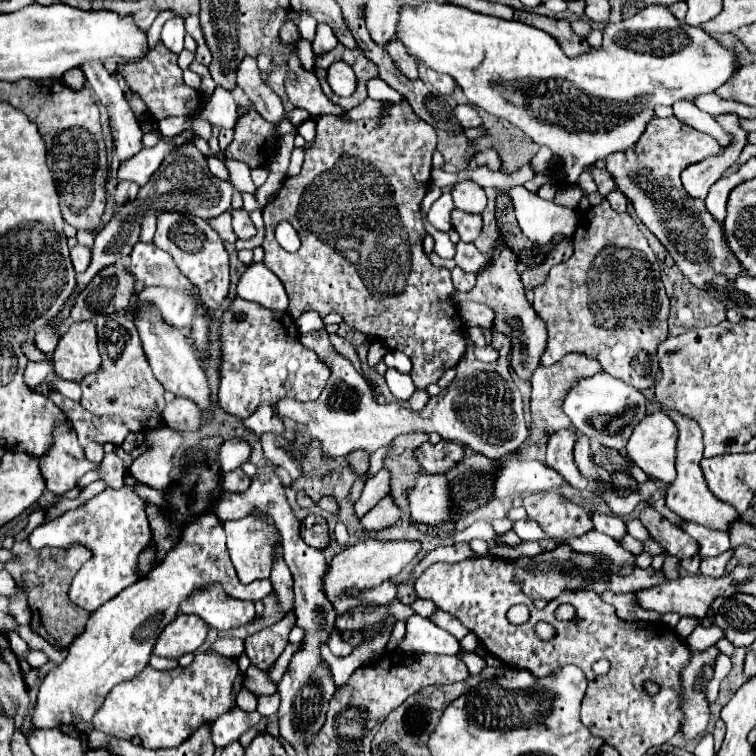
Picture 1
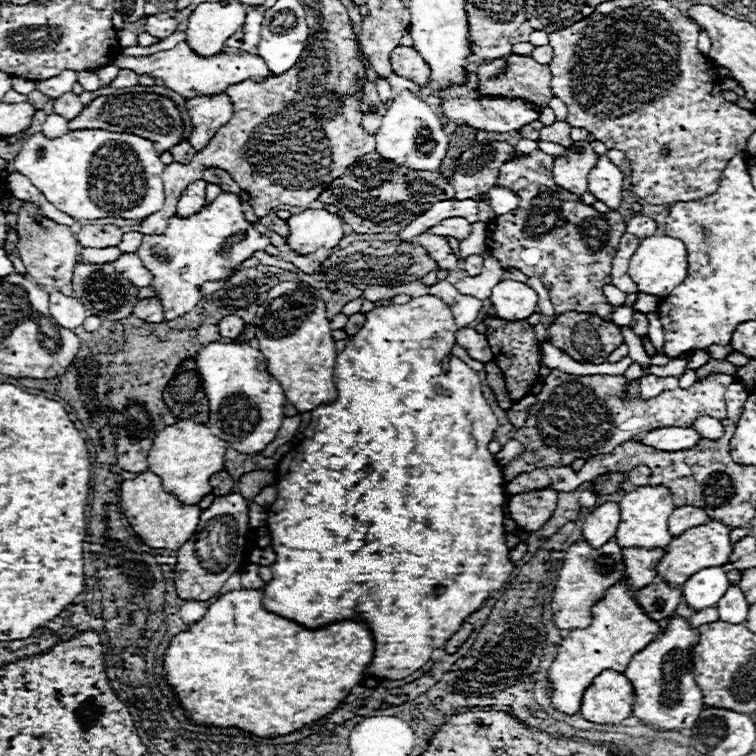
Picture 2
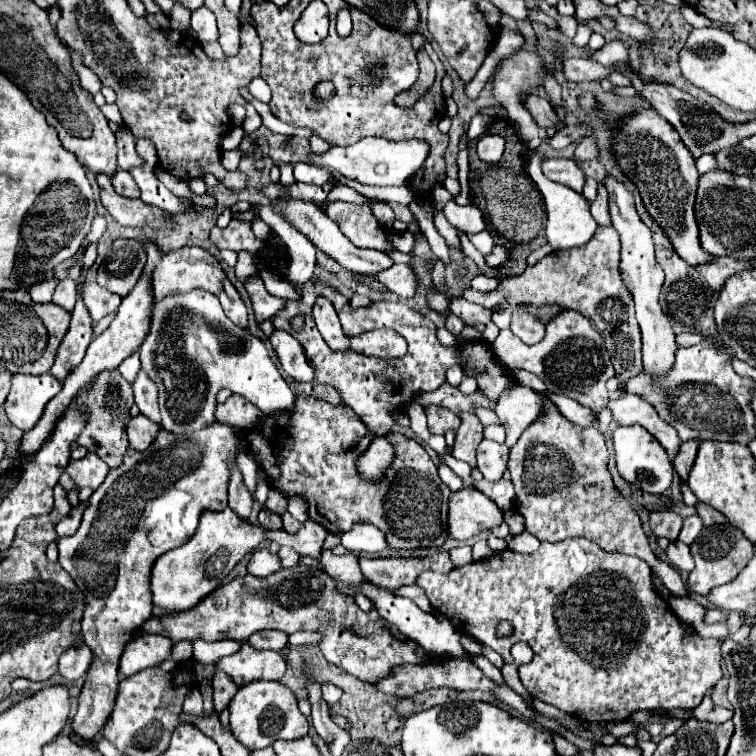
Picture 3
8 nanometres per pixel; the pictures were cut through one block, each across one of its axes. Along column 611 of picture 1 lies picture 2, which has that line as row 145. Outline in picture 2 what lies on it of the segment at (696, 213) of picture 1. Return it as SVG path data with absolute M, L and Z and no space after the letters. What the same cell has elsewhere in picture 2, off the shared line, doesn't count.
M118 94L118 96L100 96L84 106L84 110L68 122L68 130L84 128L102 128L112 132L134 132L154 142L158 154L170 150L176 142L182 140L182 118L180 110L172 100L158 94Z

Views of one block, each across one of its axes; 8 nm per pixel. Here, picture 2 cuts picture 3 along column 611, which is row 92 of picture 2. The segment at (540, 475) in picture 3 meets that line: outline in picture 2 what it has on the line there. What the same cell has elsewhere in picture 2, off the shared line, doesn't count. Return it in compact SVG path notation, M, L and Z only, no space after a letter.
M502 56L490 62L484 62L476 68L478 76L478 96L504 96L504 98L522 98L534 106L546 108L550 98L554 96L550 90L550 66L548 64L538 64L530 56Z

